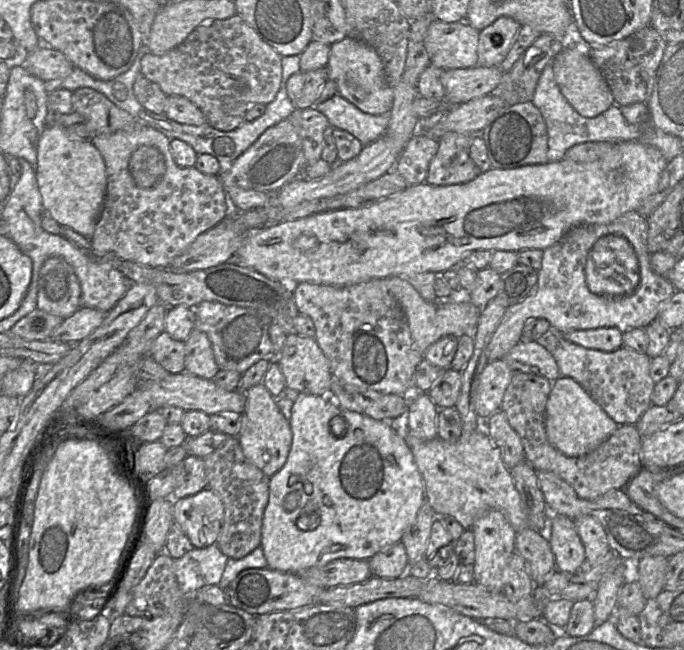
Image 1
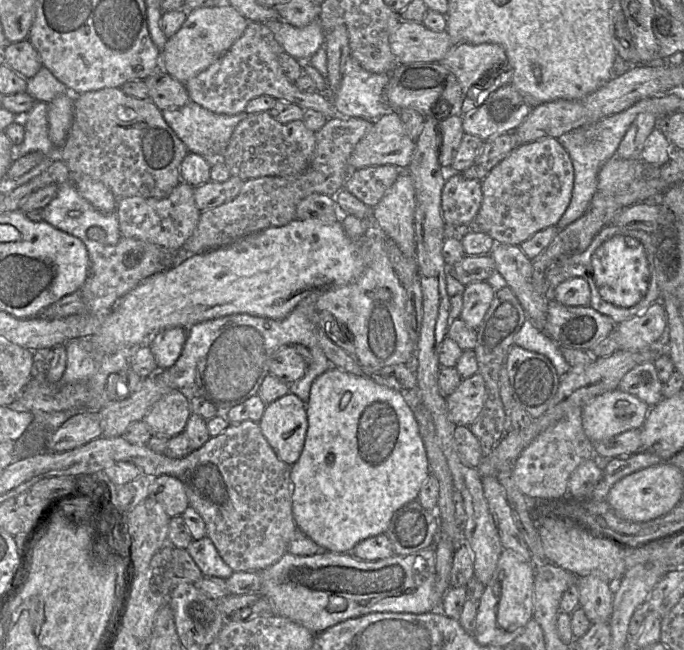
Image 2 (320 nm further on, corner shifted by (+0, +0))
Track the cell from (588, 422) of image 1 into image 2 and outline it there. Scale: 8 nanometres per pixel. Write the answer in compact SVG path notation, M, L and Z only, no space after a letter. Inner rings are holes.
M614 389L582 407L582 425L592 441L602 441L632 429L641 429L650 407L627 392Z

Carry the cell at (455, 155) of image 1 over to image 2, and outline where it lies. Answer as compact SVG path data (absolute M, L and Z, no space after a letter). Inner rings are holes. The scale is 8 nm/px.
M449 172L441 193L442 217L446 227L473 224L482 201L481 181Z

